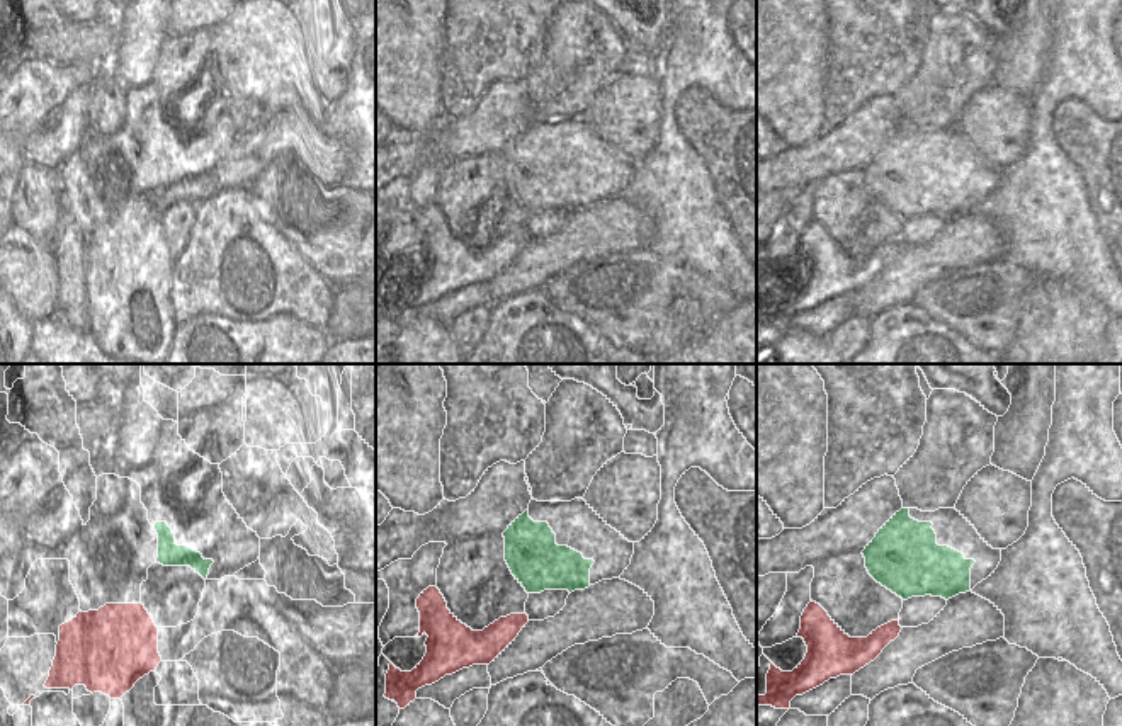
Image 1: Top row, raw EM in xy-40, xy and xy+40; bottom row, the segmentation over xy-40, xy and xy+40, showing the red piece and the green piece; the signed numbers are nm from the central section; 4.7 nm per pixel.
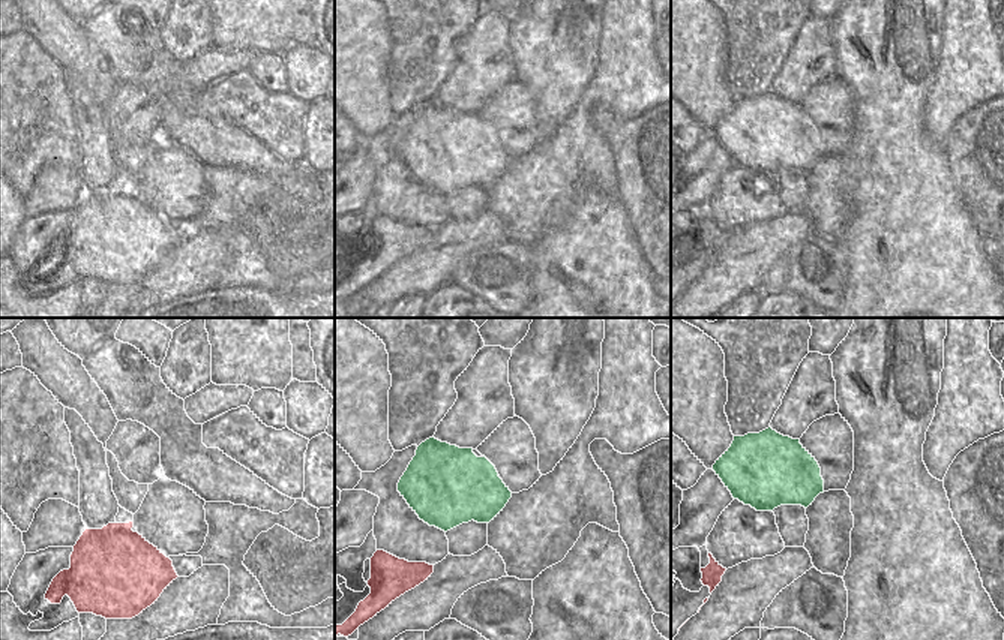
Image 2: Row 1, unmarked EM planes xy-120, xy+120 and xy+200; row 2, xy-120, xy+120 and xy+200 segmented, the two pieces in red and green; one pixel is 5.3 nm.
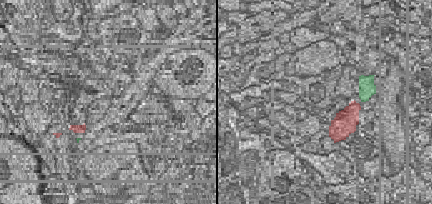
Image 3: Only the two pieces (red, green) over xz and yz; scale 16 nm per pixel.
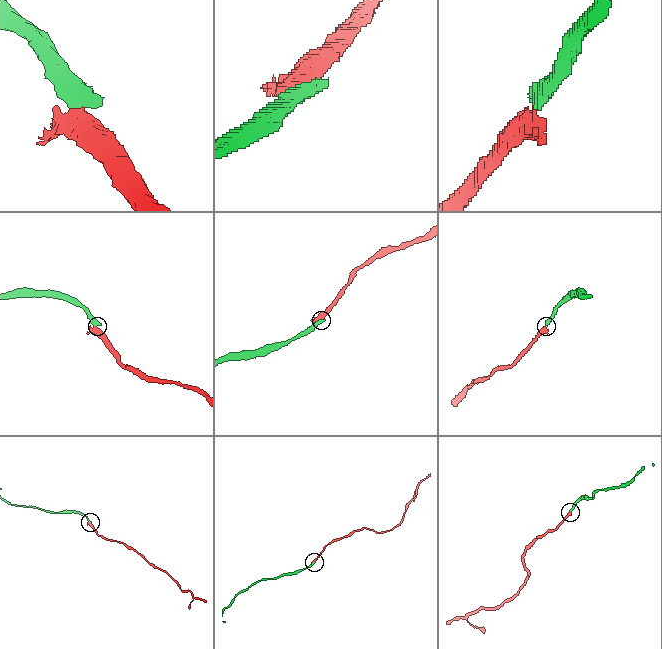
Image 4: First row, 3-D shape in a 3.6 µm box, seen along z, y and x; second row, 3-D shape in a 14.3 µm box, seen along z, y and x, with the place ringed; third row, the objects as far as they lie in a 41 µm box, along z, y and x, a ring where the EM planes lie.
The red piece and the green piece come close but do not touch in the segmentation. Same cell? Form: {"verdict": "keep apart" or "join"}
{"verdict": "join"}

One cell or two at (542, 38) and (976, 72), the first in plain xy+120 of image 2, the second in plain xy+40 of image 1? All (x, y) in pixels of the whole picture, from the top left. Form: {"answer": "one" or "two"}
{"answer": "two"}

